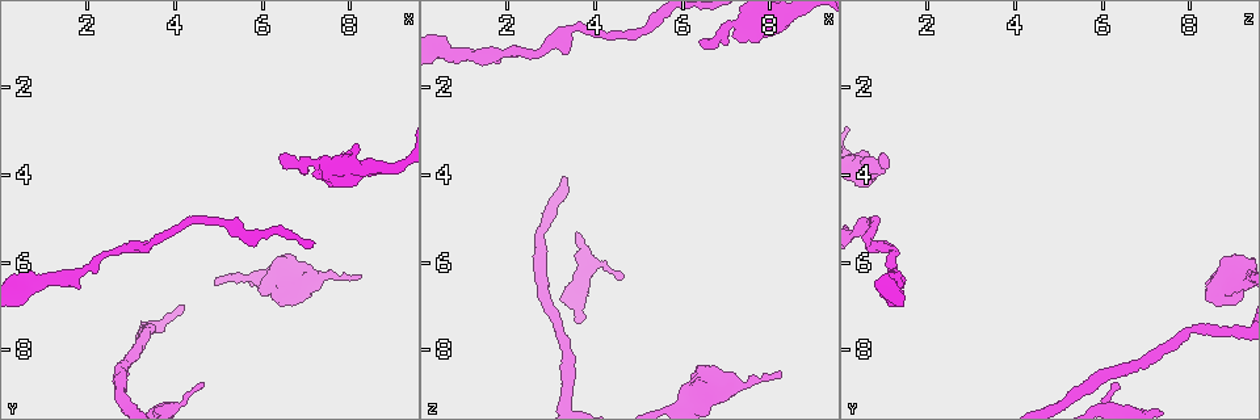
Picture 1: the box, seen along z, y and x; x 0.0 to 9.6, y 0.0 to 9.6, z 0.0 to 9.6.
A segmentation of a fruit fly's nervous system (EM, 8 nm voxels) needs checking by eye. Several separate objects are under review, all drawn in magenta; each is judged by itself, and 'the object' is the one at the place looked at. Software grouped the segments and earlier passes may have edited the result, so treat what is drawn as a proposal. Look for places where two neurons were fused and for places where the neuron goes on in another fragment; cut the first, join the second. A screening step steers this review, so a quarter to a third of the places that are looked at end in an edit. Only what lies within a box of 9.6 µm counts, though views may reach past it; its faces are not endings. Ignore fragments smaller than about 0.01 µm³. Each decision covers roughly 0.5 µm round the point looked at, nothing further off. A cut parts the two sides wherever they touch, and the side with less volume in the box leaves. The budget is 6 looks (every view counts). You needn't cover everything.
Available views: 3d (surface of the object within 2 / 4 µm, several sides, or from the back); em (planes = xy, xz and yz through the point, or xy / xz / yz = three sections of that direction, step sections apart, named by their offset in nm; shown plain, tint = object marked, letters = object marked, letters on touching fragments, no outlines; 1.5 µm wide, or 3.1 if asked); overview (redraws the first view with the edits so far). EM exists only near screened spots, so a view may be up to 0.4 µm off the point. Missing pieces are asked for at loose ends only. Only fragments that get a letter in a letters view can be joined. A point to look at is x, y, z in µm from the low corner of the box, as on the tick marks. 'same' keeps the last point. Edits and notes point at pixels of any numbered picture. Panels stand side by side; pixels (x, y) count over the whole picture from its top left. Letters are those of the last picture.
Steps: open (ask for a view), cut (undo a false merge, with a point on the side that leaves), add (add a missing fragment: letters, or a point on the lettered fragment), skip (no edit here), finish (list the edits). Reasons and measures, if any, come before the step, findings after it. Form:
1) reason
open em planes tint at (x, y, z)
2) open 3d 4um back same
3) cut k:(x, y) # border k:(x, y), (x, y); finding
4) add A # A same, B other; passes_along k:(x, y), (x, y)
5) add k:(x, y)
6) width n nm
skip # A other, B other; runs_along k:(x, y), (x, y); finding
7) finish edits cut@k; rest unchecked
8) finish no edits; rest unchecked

branch stops here
open 3d 2um back at (6.40, 3.65, 0.95)

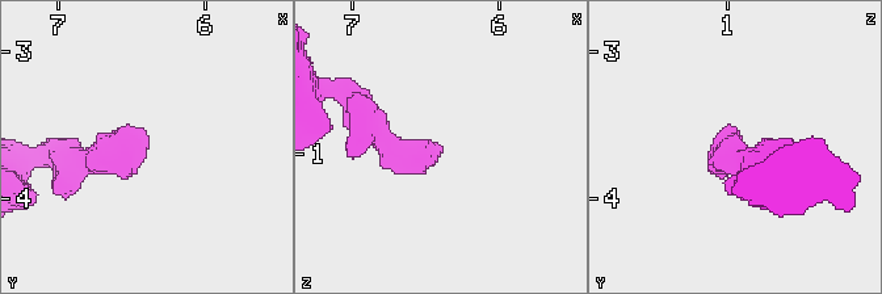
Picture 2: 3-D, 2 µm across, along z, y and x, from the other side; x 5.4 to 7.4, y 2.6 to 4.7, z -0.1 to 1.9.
open em yz step 4 tint at (6.42, 3.58, 0.92)

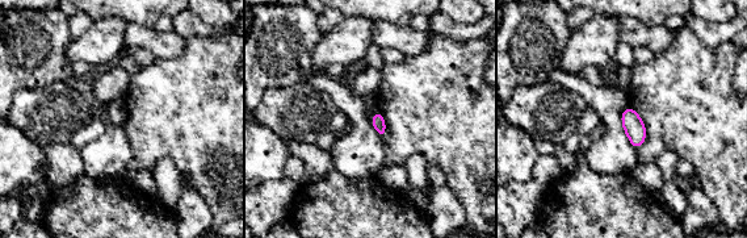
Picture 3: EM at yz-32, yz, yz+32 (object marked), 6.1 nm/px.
another direction
open em planes letters same

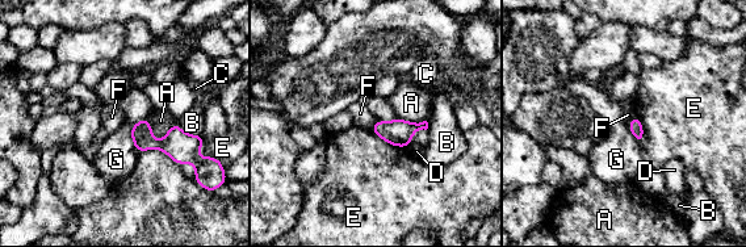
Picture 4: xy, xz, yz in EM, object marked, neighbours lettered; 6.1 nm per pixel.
skip # A other, B other, C other, D other, E other, F other, G other; border 4:(635, 113), (628, 125); none of them fits

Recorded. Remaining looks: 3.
branch stops here
open 3d 4um at (8.30, 6.35, 8.55)

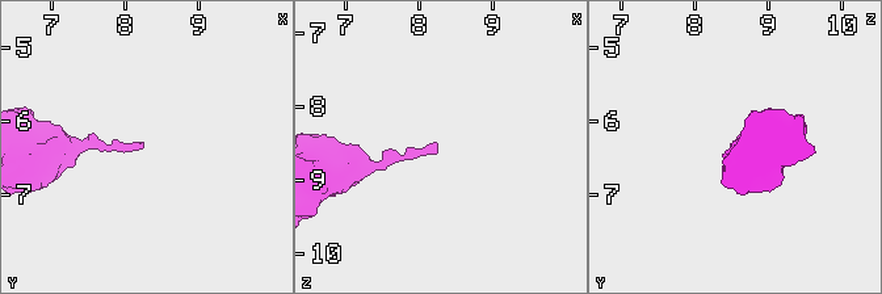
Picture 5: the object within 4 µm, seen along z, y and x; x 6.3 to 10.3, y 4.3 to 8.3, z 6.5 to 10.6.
shape alone is not enough
open em xz step 4 letters at (8.30, 6.30, 8.55)

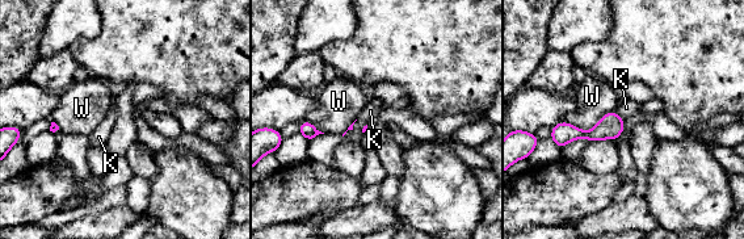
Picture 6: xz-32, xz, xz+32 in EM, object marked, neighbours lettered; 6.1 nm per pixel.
skip # K other, W other; no lettered fragment goes on from it

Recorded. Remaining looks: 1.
finish no edits; rest unchecked

